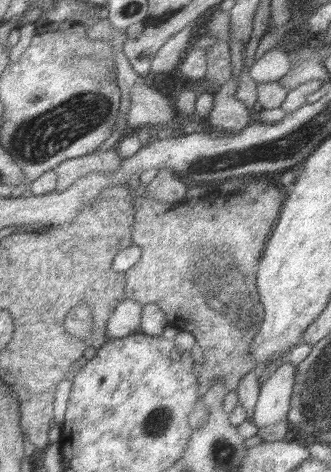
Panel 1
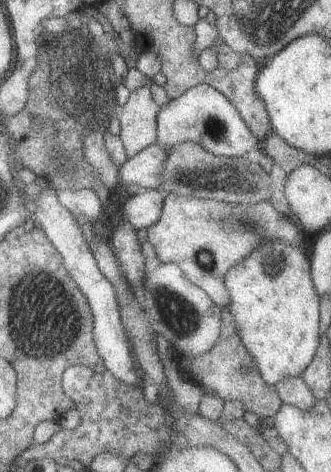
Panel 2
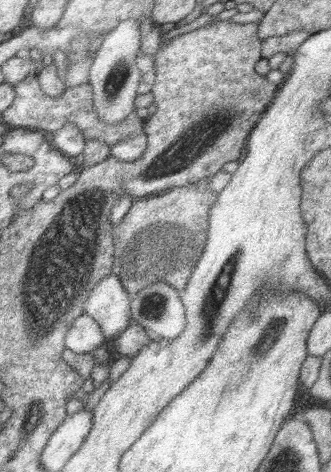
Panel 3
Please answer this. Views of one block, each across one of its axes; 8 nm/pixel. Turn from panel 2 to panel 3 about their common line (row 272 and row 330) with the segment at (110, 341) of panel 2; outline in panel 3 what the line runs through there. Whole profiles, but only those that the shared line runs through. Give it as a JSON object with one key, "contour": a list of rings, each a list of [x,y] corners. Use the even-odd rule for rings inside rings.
{"contour":[[[81,314],[67,330],[65,336],[65,348],[73,354],[89,354],[97,346],[105,342],[105,336],[99,328],[99,322],[95,322],[91,316]]]}

